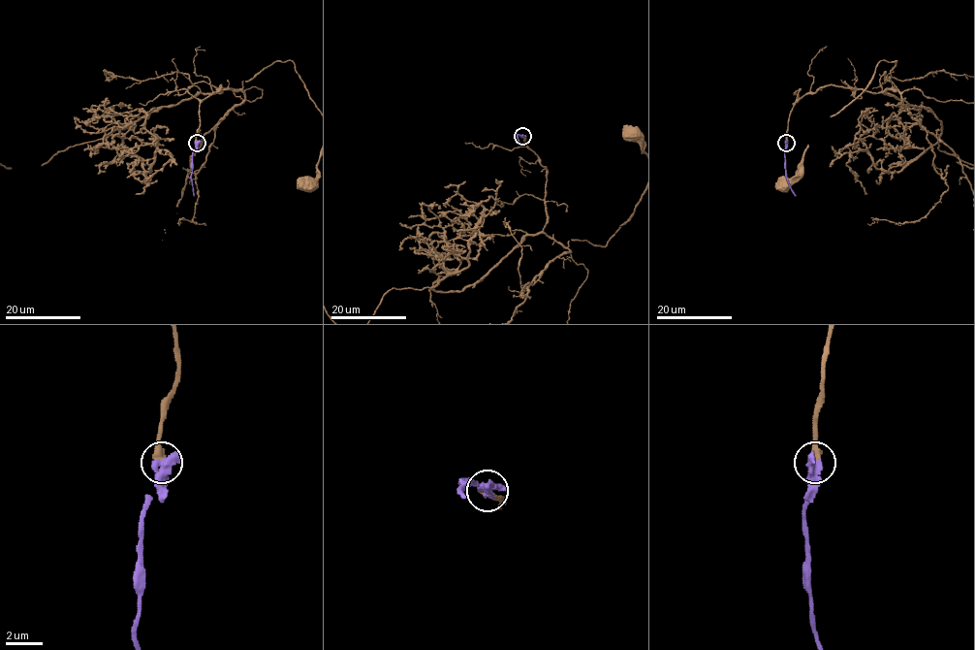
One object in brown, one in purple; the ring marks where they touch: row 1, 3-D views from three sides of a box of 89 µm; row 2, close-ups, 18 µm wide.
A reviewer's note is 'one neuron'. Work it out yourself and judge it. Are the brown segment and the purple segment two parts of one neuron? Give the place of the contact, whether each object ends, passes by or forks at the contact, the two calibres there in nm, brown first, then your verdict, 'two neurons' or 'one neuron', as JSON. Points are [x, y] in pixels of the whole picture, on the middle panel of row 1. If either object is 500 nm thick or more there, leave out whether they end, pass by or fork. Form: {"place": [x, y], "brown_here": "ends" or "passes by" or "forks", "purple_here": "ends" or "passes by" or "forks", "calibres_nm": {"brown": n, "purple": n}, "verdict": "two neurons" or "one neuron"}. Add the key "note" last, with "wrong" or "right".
{"place": [522, 136], "calibres_nm": {"brown": 400, "purple": 650}, "verdict": "one neuron", "note": "right"}

